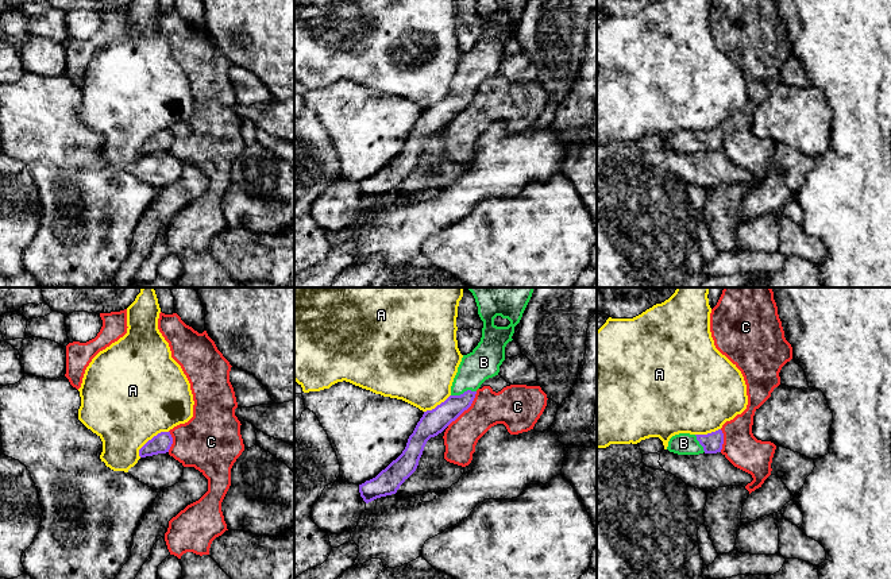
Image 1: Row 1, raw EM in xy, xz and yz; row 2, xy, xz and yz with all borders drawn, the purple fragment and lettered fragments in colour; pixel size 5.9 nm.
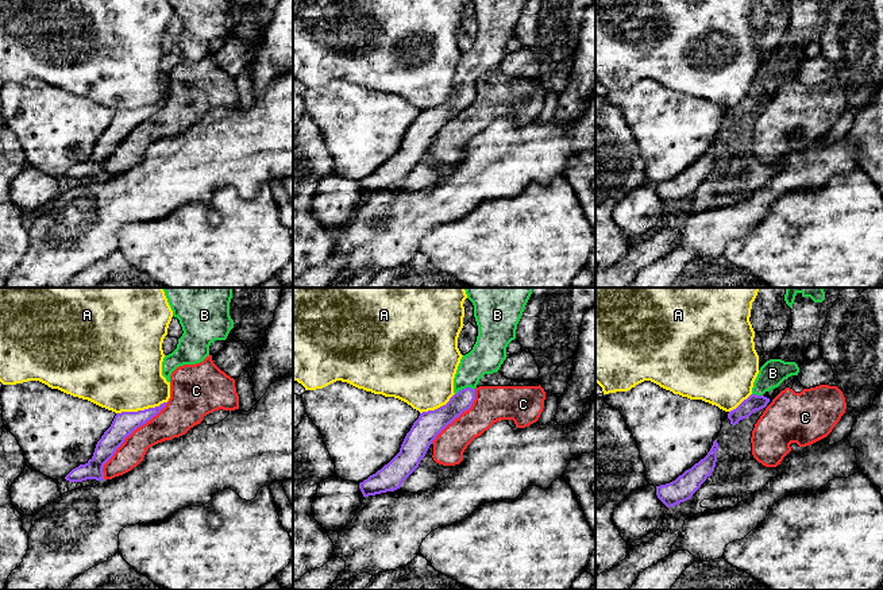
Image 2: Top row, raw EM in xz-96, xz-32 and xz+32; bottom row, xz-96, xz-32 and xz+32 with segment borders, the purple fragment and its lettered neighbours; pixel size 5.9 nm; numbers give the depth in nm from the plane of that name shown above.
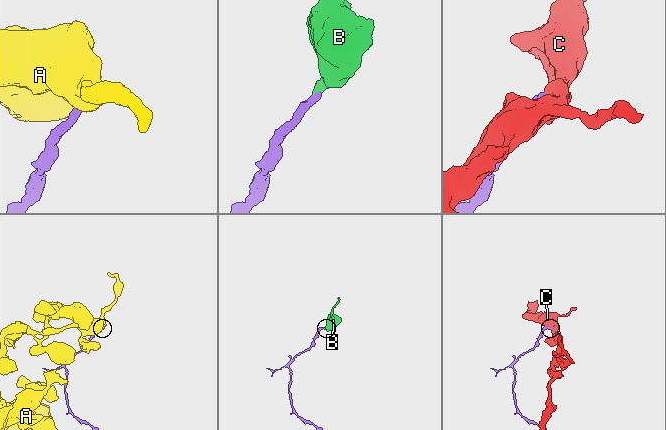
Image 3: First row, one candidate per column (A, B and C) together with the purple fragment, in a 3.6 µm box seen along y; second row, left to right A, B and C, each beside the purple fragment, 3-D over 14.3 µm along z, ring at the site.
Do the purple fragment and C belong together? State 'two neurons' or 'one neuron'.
two neurons

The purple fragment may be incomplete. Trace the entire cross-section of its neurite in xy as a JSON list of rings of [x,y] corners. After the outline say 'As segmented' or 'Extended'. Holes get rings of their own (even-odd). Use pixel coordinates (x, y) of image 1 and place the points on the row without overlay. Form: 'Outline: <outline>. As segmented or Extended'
Outline: [[[161,130],[157,134],[154,134],[151,138],[148,138],[140,147],[139,154],[153,154],[158,151],[166,151],[169,150],[170,144],[173,142],[173,135],[170,130]]]. As segmented

